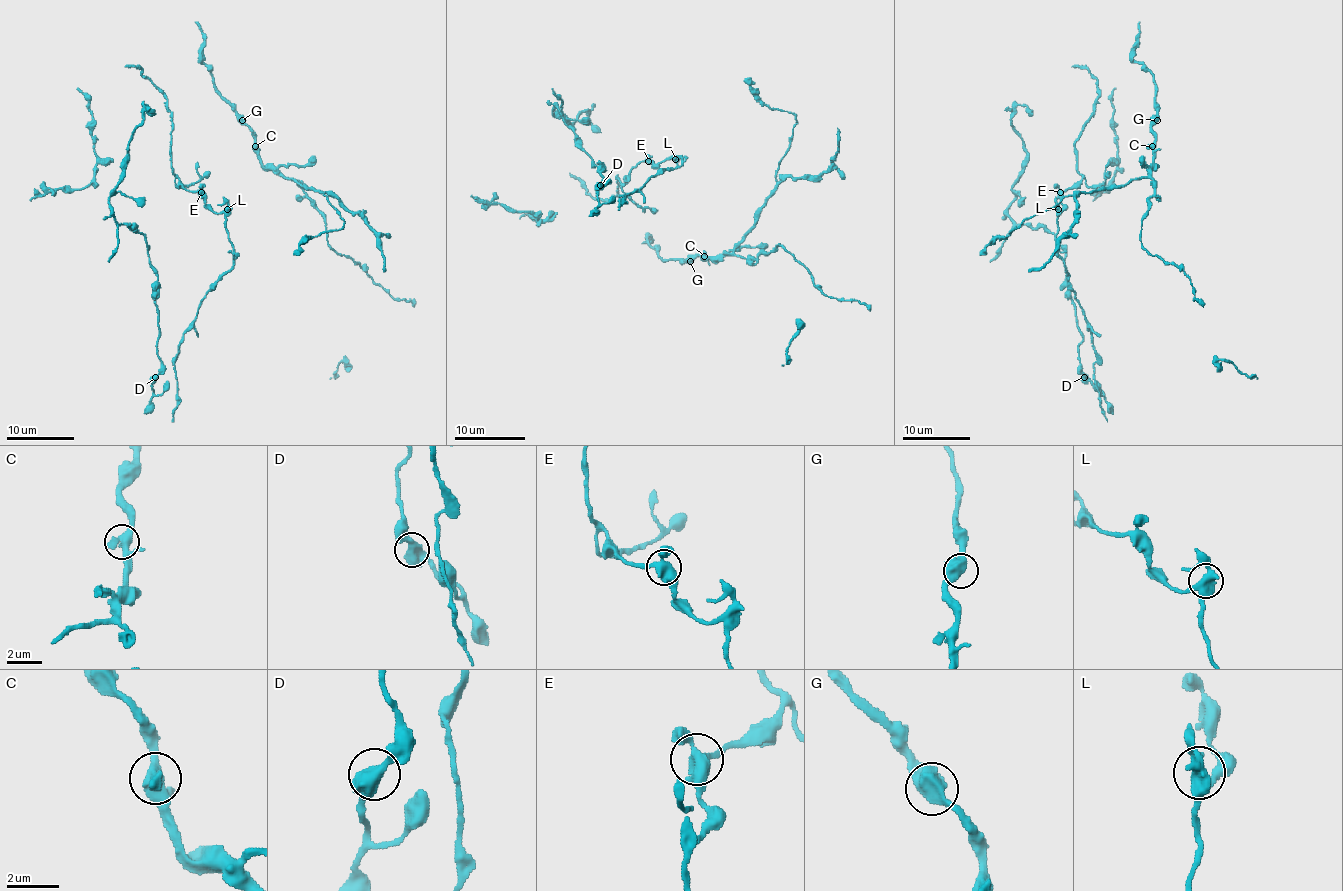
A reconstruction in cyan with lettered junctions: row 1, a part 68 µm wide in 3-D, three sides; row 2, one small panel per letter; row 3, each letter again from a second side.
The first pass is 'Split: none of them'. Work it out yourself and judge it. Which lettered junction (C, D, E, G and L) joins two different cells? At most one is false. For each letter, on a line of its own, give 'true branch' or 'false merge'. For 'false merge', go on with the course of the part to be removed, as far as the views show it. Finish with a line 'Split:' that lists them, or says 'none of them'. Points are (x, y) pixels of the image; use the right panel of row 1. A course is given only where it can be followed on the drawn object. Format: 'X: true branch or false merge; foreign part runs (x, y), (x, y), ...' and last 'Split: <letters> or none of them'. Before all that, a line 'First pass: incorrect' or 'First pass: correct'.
First pass: incorrect
C: true branch
D: true branch
E: true branch
G: true branch
L: false merge; foreign part runs (1058, 209), (1055, 246), (1063, 265), (1067, 285), (1082, 309), (1094, 346), (1099, 406), (1107, 421)
Split: L

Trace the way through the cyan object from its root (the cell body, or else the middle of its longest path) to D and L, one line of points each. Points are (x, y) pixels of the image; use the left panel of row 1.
D: (196, 192), (225, 214), (233, 265), (201, 302), (174, 362), (175, 379), (160, 394), (152, 387), (155, 377)
L: (196, 192), (214, 212), (226, 209)

